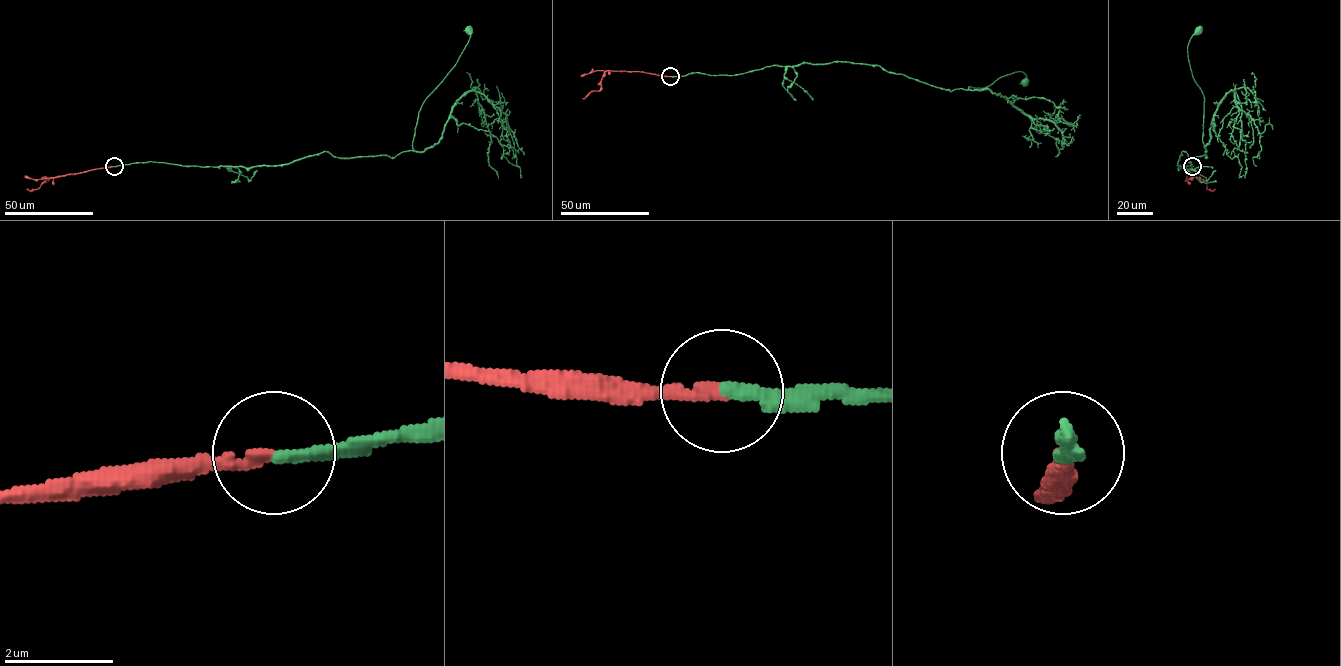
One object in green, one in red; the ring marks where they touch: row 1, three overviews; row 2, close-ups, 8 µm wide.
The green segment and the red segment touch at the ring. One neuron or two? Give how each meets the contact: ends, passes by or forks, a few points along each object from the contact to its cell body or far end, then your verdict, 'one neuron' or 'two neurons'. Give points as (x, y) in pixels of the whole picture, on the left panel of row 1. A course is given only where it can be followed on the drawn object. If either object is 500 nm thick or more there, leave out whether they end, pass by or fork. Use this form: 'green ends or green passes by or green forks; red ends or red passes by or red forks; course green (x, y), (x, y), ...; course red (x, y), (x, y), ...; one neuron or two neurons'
green ends; red ends; course green (114, 166), (248, 168), (325, 151), (393, 158), (413, 149), (418, 112), (455, 64), (468, 30); course red (114, 166), (45, 177), (37, 189), (27, 189); one neuron

